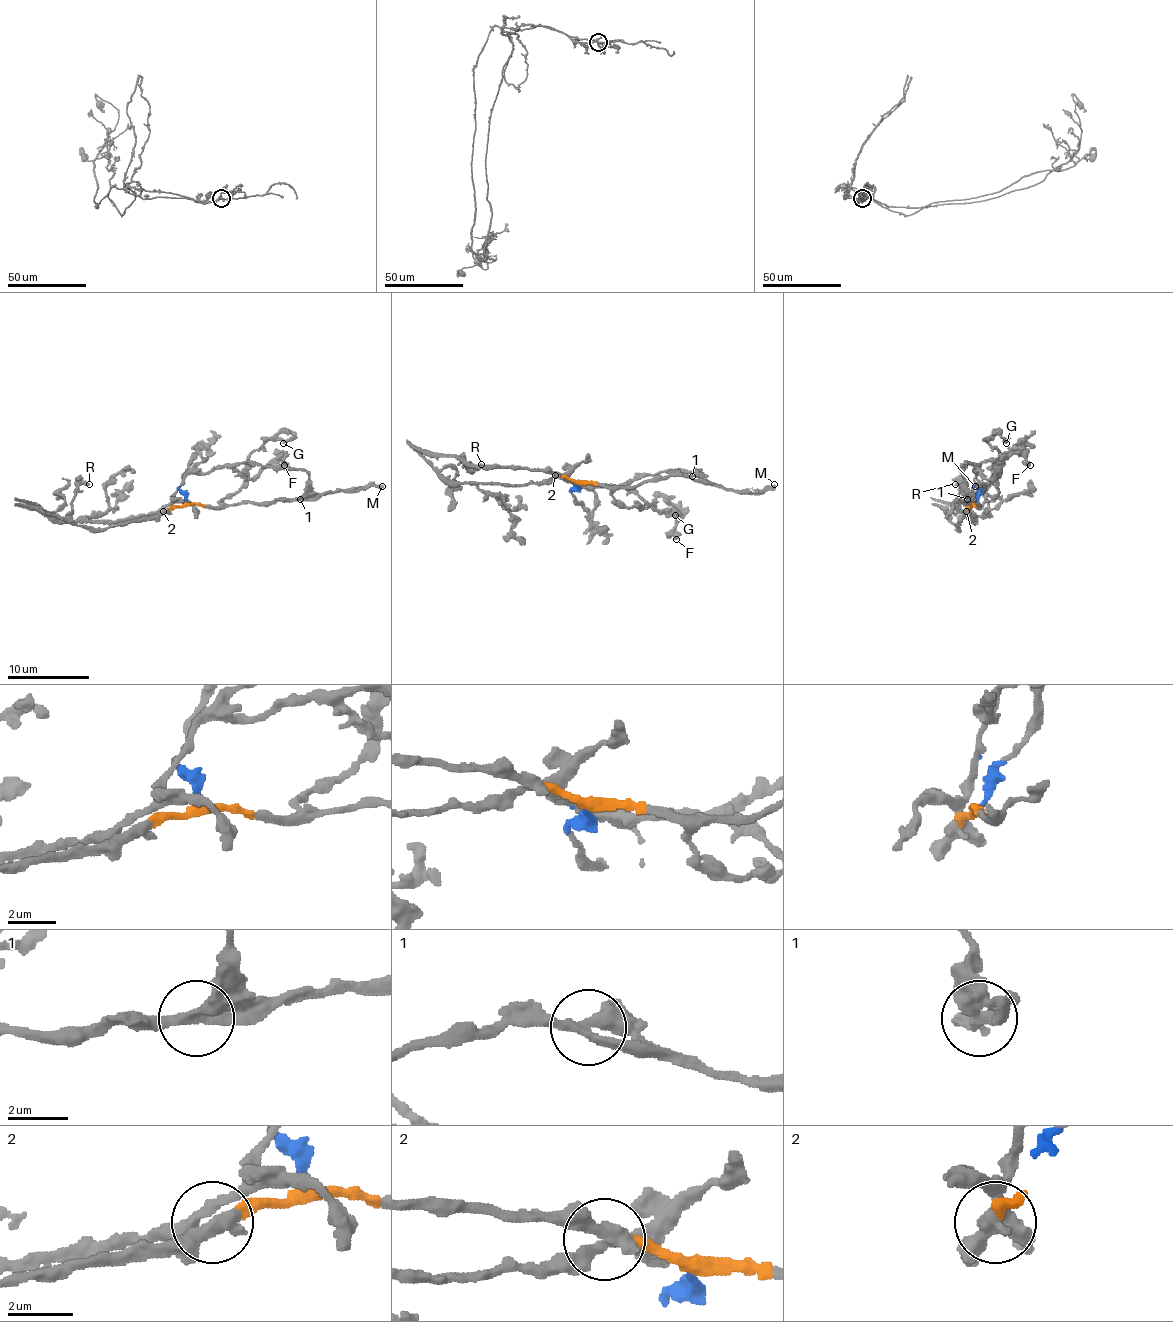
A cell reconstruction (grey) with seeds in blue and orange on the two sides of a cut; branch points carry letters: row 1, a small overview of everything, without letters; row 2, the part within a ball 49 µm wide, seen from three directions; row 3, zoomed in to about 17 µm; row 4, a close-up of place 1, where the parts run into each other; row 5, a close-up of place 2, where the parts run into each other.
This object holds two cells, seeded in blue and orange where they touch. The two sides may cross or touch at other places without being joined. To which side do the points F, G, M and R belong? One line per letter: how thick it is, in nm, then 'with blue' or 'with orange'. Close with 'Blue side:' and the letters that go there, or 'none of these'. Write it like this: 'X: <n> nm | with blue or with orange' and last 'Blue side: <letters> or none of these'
F: 500 nm | with blue
G: 320 nm | with orange
M: 420 nm | with orange
R: 340 nm | with orange
Blue side: F

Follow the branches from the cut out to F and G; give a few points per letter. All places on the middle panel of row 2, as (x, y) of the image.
F: (578, 484), (629, 488), (676, 519), (676, 539)
G: (578, 484), (606, 486), (617, 500), (639, 508), (647, 508), (658, 496), (682, 508), (682, 512), (674, 515)

